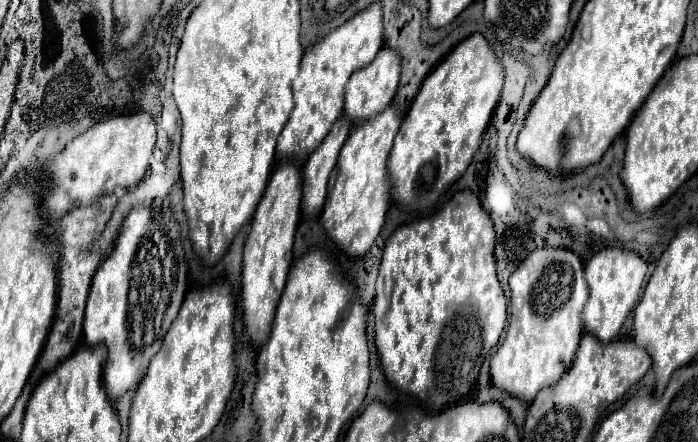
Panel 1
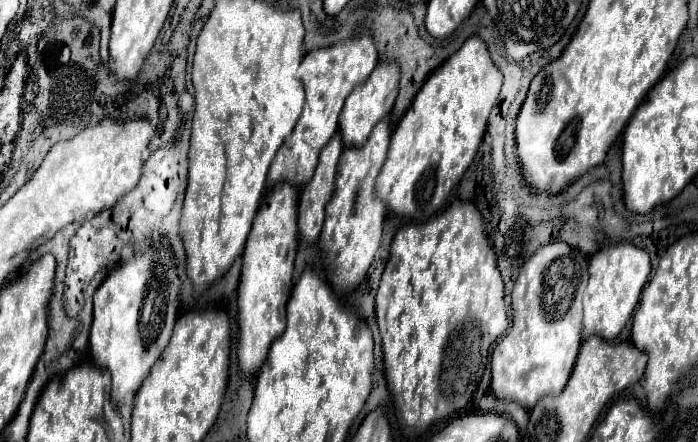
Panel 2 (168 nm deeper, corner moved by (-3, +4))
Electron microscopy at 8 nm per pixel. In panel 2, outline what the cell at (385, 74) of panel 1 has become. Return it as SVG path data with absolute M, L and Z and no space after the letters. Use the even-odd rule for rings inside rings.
M380 62L370 74L370 78L364 84L356 86L352 94L346 98L346 104L340 112L340 132L342 132L342 142L346 148L362 146L368 140L372 128L392 112L394 100L398 96L398 74L400 70L396 64Z

